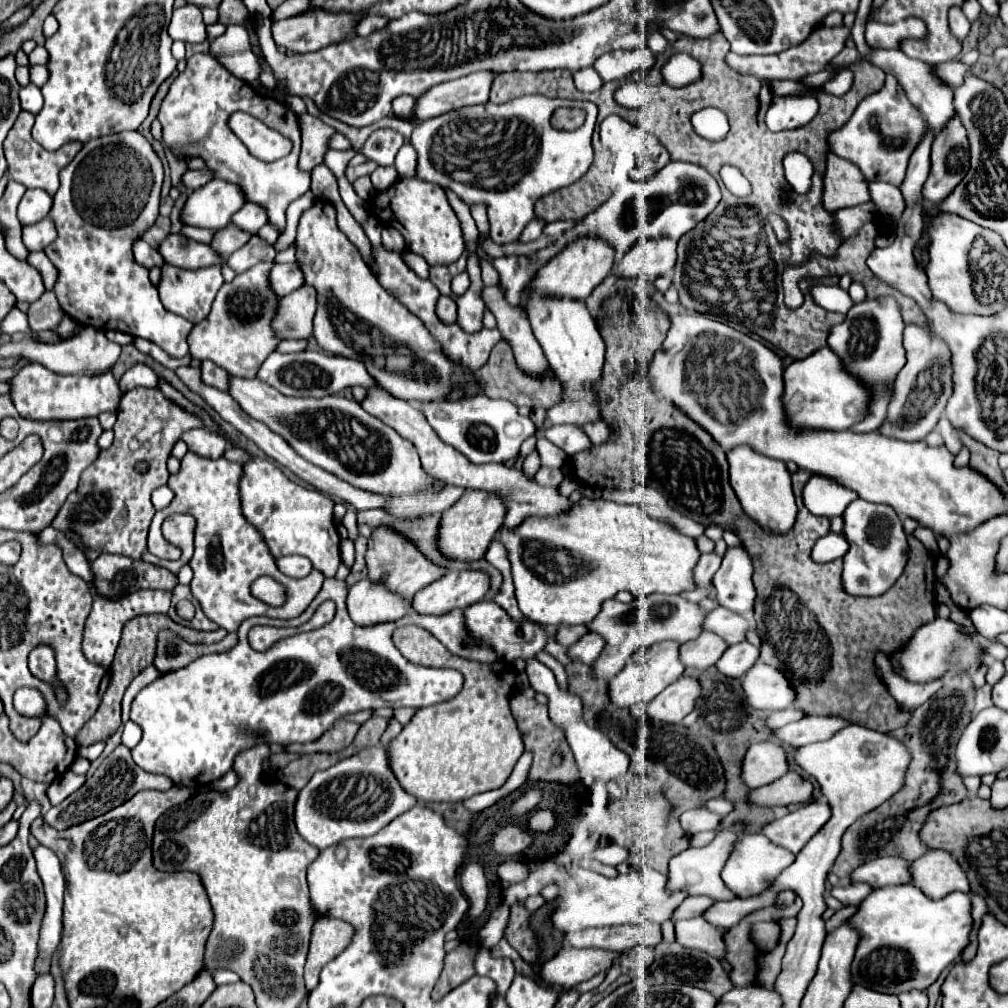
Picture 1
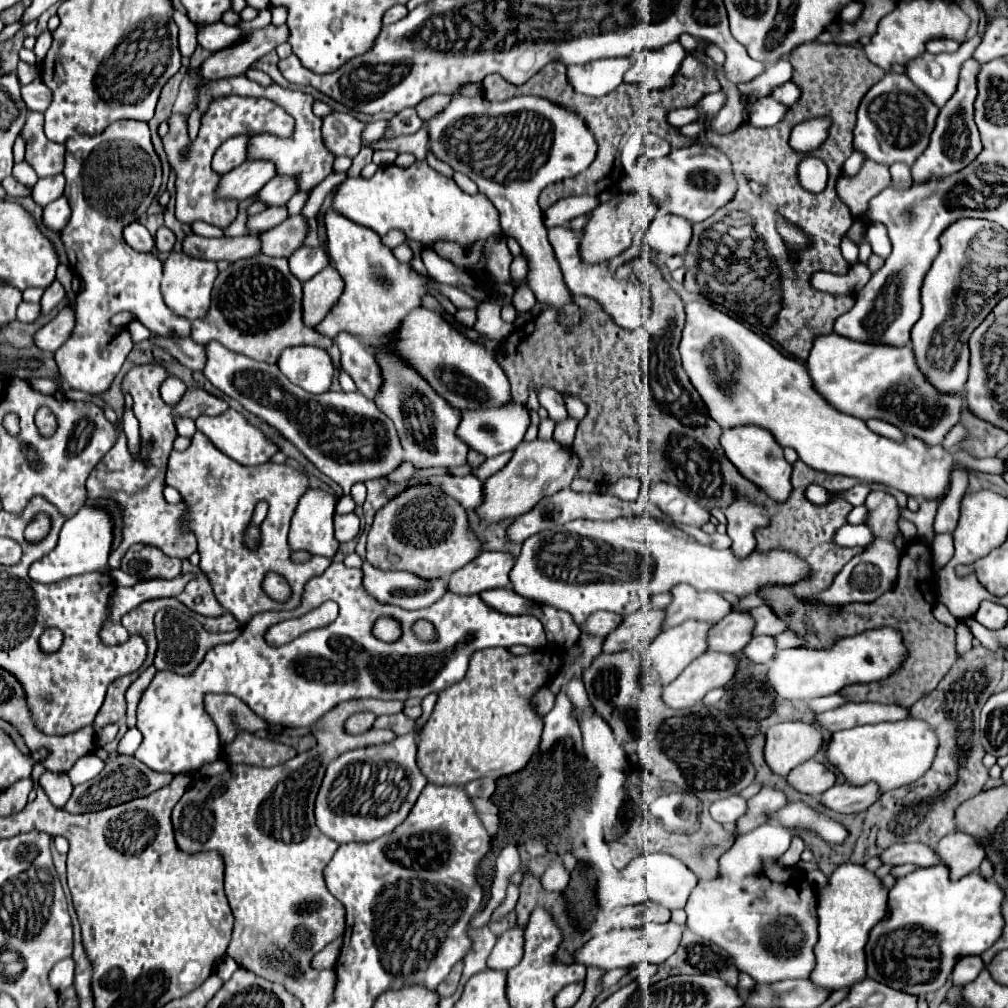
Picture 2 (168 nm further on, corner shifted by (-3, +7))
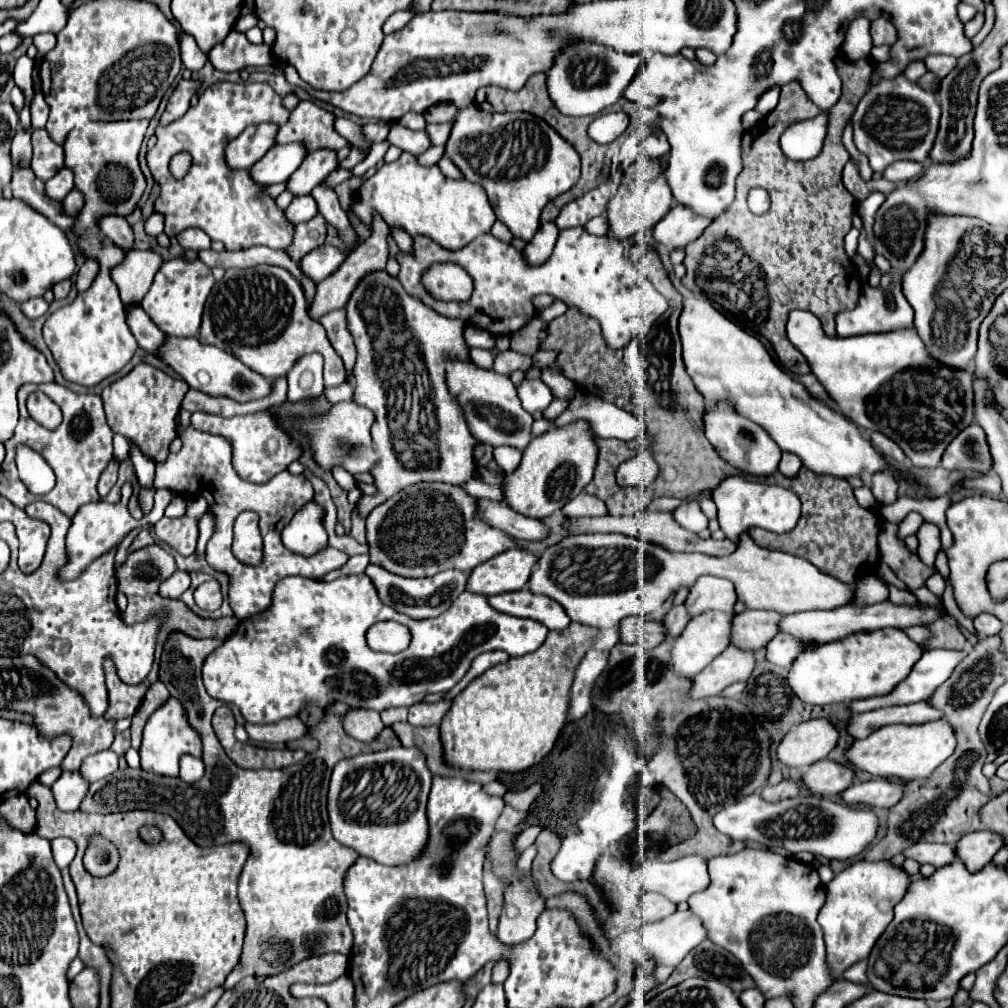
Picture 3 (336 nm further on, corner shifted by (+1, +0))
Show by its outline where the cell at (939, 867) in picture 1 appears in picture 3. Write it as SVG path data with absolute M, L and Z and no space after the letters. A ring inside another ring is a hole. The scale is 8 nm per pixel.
M979 830L963 836L957 844L957 856L965 862L969 872L981 870L993 860L999 848L1005 844L1003 836L993 830Z

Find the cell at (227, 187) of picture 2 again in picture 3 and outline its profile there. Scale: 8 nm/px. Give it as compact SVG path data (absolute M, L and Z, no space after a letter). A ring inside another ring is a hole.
M303 142L295 144L275 144L263 160L251 166L251 178L259 184L277 184L287 180L305 160L307 148Z

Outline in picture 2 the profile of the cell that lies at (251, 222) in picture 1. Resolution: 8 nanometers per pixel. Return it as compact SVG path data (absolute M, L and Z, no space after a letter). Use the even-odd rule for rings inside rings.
M277 175L257 193L257 201L265 203L267 207L279 207L285 205L291 195L295 195L295 181L291 181L291 177Z

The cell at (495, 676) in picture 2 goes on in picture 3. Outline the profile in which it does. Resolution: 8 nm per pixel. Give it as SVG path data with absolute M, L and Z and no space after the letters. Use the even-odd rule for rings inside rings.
M571 622L563 632L551 630L547 640L535 654L509 658L505 664L489 668L485 674L475 678L459 696L455 696L451 710L441 722L443 748L447 748L447 764L455 764L465 770L499 770L499 772L521 772L539 764L555 746L557 738L567 720L569 692L575 678L575 670L587 650L593 648L597 628L589 628L579 622Z

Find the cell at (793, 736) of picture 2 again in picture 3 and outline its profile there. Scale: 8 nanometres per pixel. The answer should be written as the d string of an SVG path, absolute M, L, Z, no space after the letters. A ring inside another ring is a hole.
M813 718L801 722L781 740L777 748L777 758L789 768L807 768L827 758L837 740L839 730L829 720Z

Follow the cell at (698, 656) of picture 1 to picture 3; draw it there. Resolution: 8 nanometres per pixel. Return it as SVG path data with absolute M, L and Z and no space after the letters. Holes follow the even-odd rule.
M745 610L733 618L733 640L739 648L759 650L779 634L779 612L767 610Z

